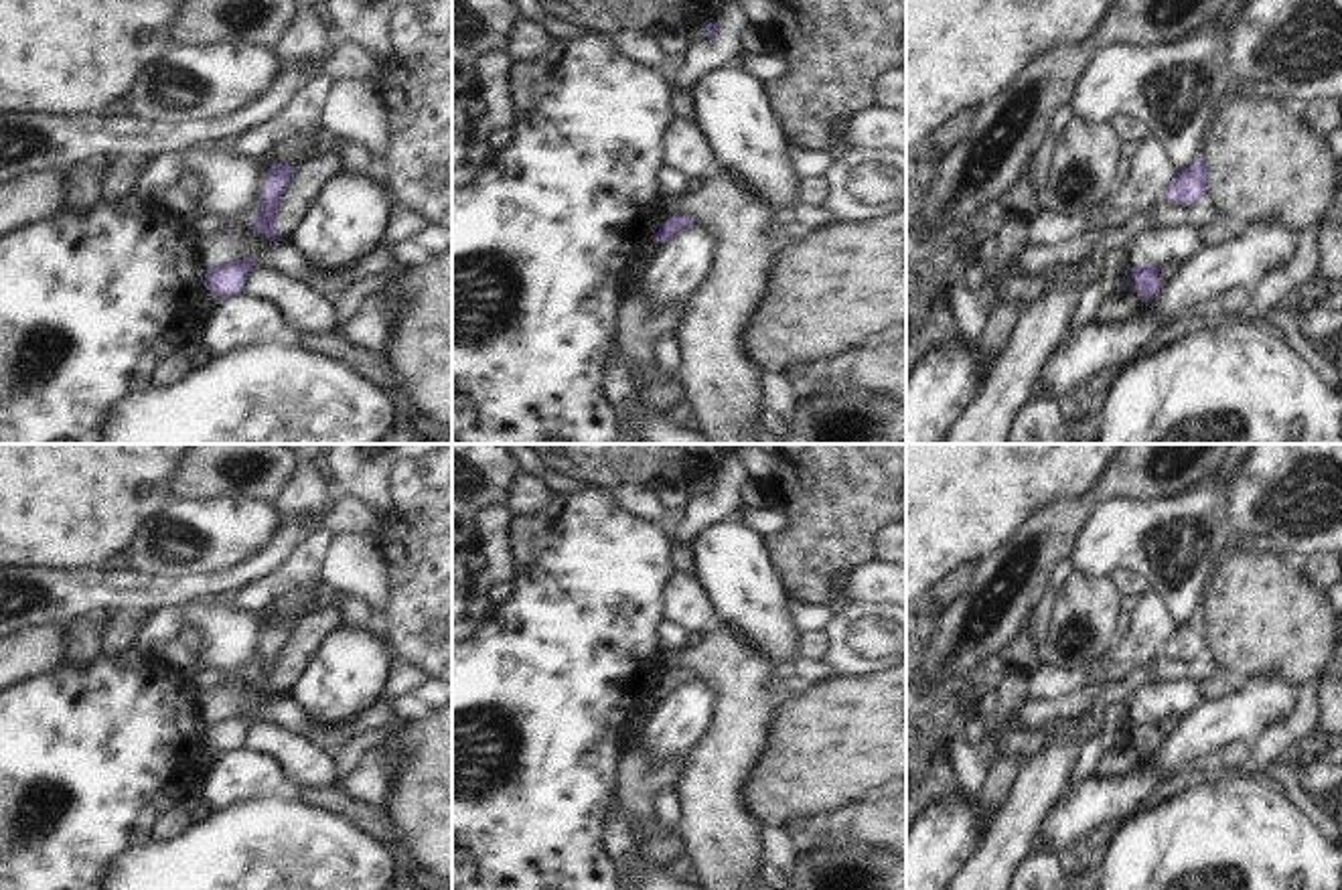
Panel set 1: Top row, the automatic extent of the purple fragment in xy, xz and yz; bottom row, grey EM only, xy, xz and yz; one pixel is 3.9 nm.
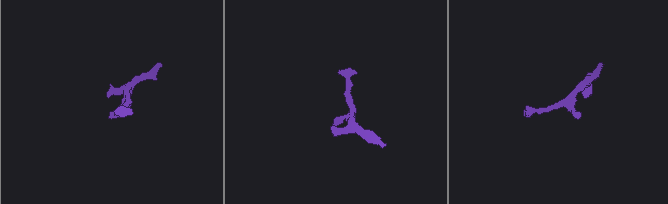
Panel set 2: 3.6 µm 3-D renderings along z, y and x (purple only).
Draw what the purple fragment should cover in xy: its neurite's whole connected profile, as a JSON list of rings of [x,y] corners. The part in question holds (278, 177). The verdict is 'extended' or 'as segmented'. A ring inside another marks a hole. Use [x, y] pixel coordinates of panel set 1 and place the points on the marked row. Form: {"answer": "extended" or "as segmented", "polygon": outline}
{"answer": "as segmented", "polygon": [[[278,164],[268,168],[264,178],[262,197],[259,197],[259,213],[253,215],[251,227],[262,233],[266,239],[278,243],[282,237],[274,231],[272,219],[280,205],[280,195],[292,180],[296,168],[288,164]]]}

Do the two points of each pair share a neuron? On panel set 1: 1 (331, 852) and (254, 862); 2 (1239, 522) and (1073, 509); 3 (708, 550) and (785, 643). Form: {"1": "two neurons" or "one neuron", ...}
{"1": "one neuron", "2": "two neurons", "3": "one neuron"}

